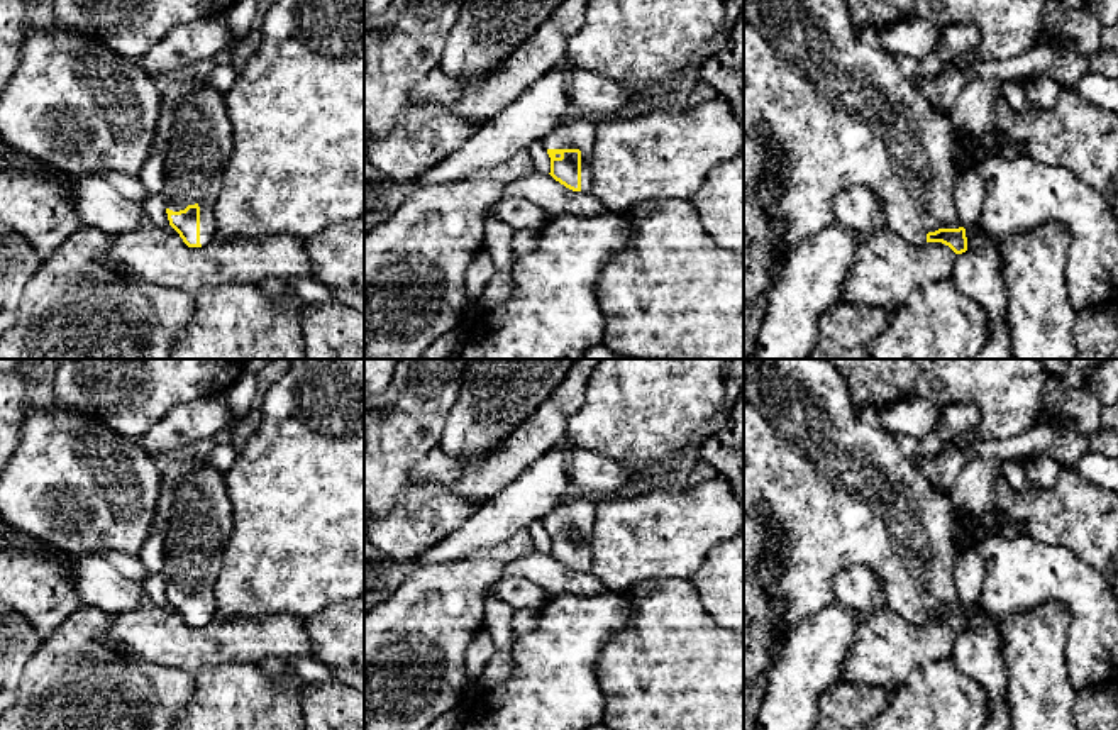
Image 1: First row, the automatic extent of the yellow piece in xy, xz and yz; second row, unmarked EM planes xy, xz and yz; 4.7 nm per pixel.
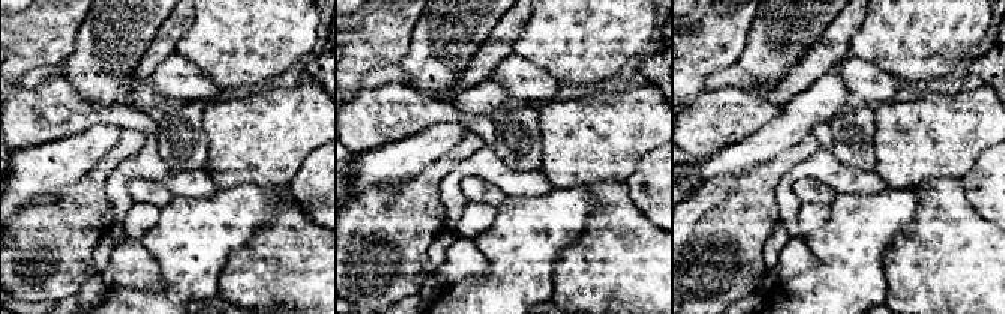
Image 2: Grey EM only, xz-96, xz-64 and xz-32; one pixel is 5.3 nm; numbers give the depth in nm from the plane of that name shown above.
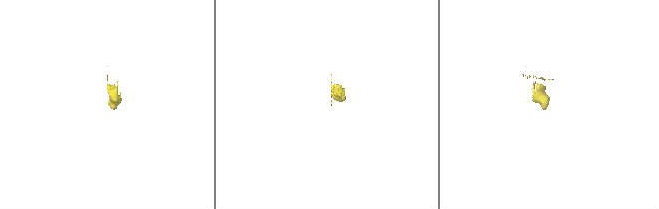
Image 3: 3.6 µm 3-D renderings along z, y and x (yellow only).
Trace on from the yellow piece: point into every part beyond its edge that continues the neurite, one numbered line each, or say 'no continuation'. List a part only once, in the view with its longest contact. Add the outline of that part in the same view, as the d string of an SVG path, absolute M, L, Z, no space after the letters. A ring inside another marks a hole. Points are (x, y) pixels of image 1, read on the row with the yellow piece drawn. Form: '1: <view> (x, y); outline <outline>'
1: xz (576, 134); outline M583 119L559 124L542 139L545 149L579 149L581 151L581 193L591 190L591 159L596 137L596 125Z

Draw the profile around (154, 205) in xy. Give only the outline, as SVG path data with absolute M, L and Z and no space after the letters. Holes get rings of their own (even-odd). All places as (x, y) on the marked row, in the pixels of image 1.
M163 193L147 195L144 200L146 213L156 225L169 225L168 213L166 213L166 202Z

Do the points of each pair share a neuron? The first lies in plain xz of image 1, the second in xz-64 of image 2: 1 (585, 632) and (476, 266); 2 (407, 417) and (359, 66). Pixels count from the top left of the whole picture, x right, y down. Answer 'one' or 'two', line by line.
1: two
2: one

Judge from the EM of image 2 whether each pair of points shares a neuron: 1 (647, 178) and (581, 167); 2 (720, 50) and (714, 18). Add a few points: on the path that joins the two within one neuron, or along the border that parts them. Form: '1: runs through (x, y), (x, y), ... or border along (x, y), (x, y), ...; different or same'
1: border along (654, 147), (642, 156), (635, 172), (624, 182); different
2: runs through (714, 42), (714, 26); same

